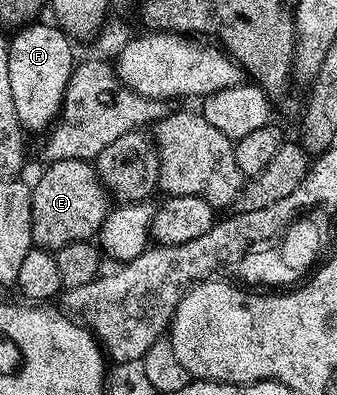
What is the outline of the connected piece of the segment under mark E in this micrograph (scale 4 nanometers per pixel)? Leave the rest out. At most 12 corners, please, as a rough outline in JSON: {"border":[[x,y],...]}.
{"border":[[86,160],[32,184],[32,242],[92,240],[110,193]]}

